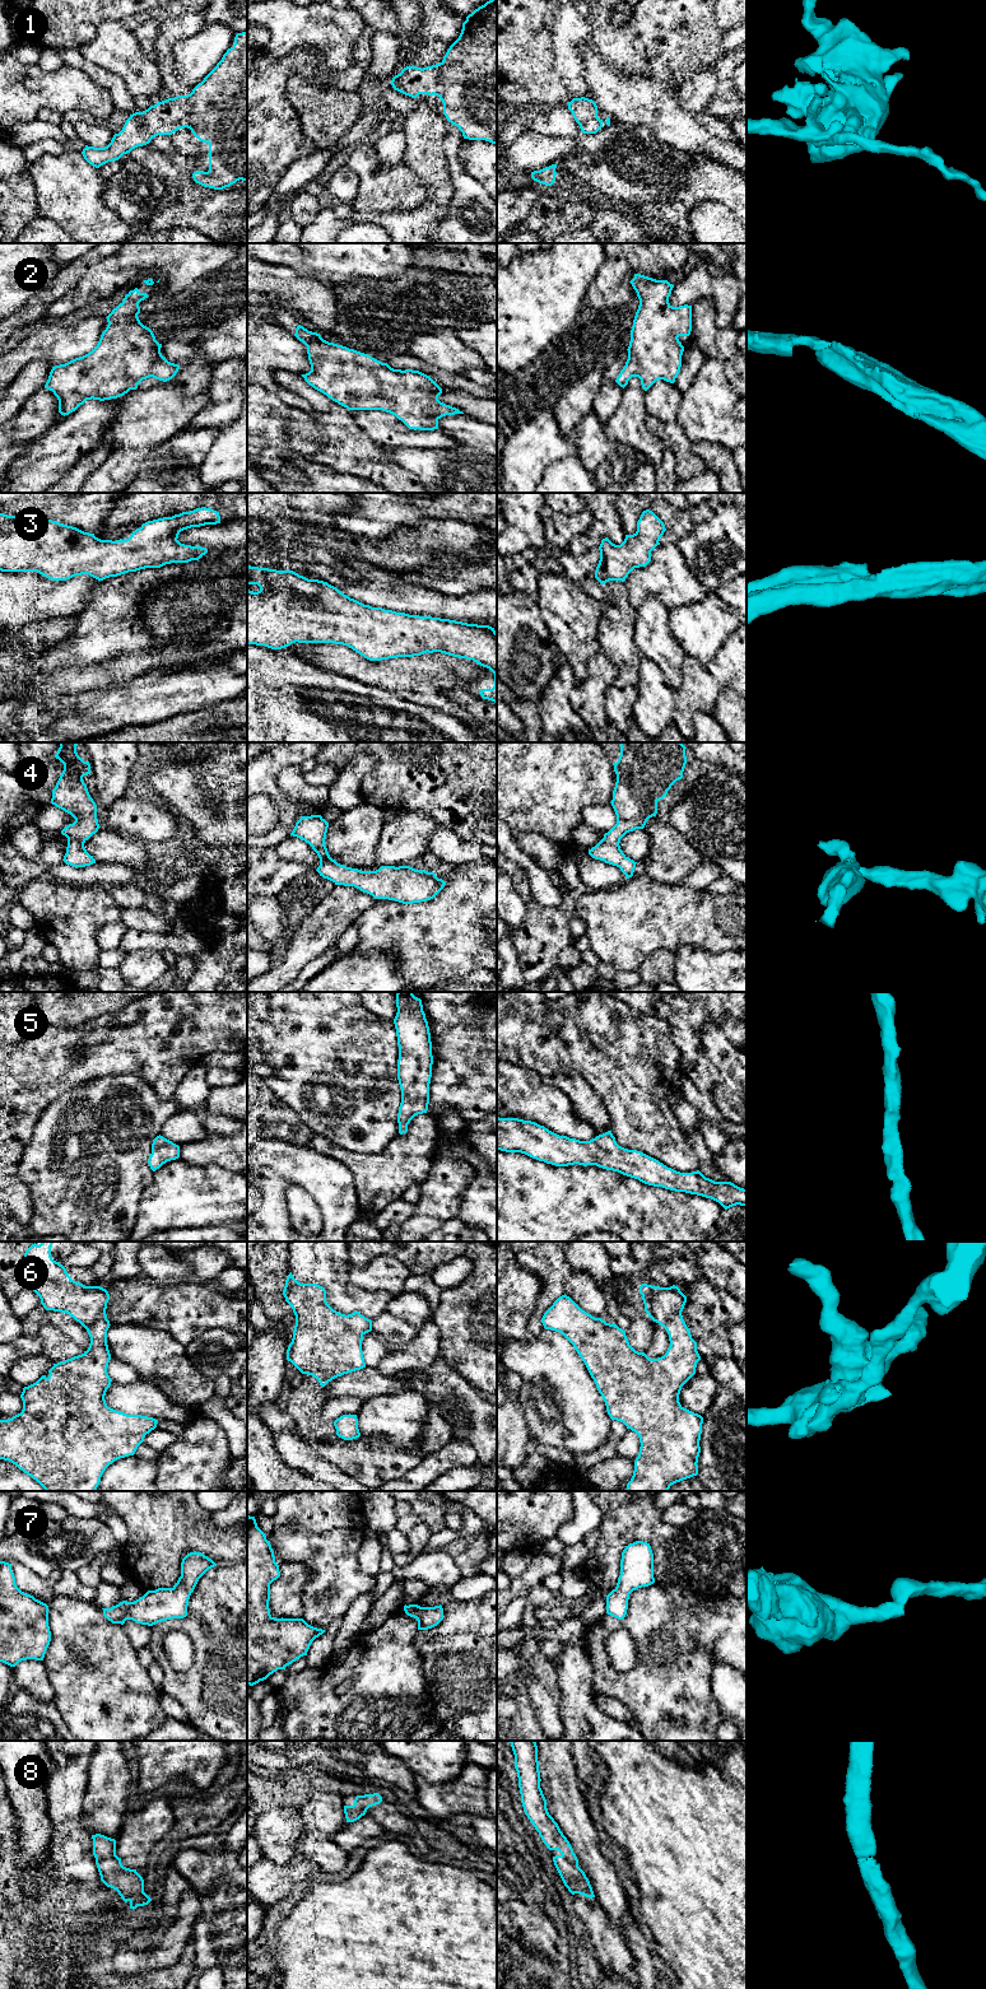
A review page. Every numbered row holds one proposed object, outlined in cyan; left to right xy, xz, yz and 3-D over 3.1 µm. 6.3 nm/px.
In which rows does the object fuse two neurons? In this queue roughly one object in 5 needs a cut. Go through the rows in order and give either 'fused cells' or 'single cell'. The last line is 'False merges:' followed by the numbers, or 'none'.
1: single cell
2: single cell
3: single cell
4: single cell
5: single cell
6: single cell
7: single cell
8: single cell
False merges: none

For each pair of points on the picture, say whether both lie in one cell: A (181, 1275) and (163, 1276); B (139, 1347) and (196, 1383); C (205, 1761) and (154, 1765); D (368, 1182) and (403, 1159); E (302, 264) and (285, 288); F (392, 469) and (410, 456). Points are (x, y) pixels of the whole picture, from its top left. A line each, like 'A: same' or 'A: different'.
A: same
B: same
C: same
D: same
E: different
F: different

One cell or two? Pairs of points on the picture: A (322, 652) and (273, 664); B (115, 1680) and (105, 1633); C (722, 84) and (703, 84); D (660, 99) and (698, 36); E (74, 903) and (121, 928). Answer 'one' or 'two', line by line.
A: two
B: one
C: two
D: two
E: two

